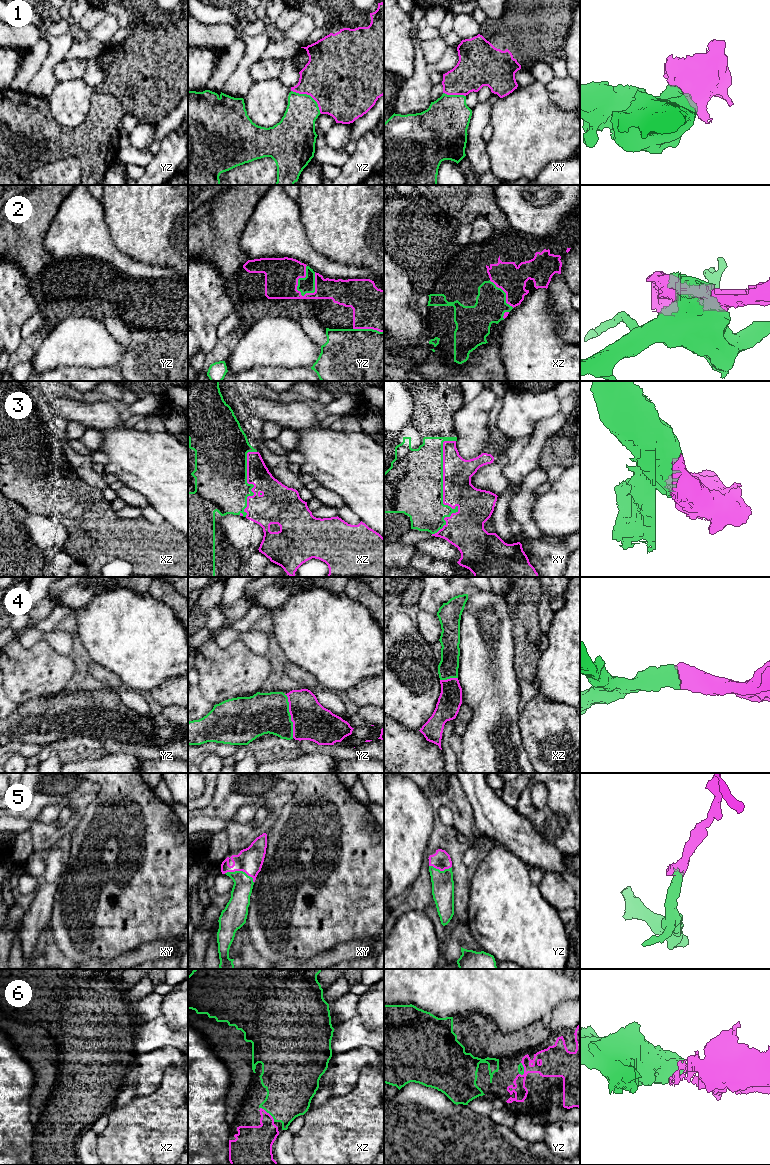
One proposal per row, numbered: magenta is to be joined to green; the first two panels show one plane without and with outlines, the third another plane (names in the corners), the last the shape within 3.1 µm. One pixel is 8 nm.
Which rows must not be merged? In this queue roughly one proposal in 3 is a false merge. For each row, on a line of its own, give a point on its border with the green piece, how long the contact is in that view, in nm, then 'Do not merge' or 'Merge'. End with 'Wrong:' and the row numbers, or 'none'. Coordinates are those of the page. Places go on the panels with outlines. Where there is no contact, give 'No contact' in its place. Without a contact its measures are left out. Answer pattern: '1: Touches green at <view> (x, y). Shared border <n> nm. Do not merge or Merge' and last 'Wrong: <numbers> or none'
1: Touches green at yz (309, 95). Shared border 320 nm. Do not merge
2: Touches green at yz (298, 279). Shared border 260 nm. Do not merge
3: Touches green at xy (442, 491). Shared border 800 nm. Merge
4: Touches green at yz (290, 716). Shared border 360 nm. Merge
5: Touches green at xy (240, 871). Shared border 260 nm. Merge
6: Touches green at xz (268, 1112). Shared border 170 nm. Merge
Wrong: 1, 2

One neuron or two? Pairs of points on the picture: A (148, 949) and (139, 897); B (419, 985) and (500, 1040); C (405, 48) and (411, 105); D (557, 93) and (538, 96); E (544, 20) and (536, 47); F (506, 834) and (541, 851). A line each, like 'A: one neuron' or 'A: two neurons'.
A: two neurons
B: two neurons
C: two neurons
D: two neurons
E: one neuron
F: one neuron

